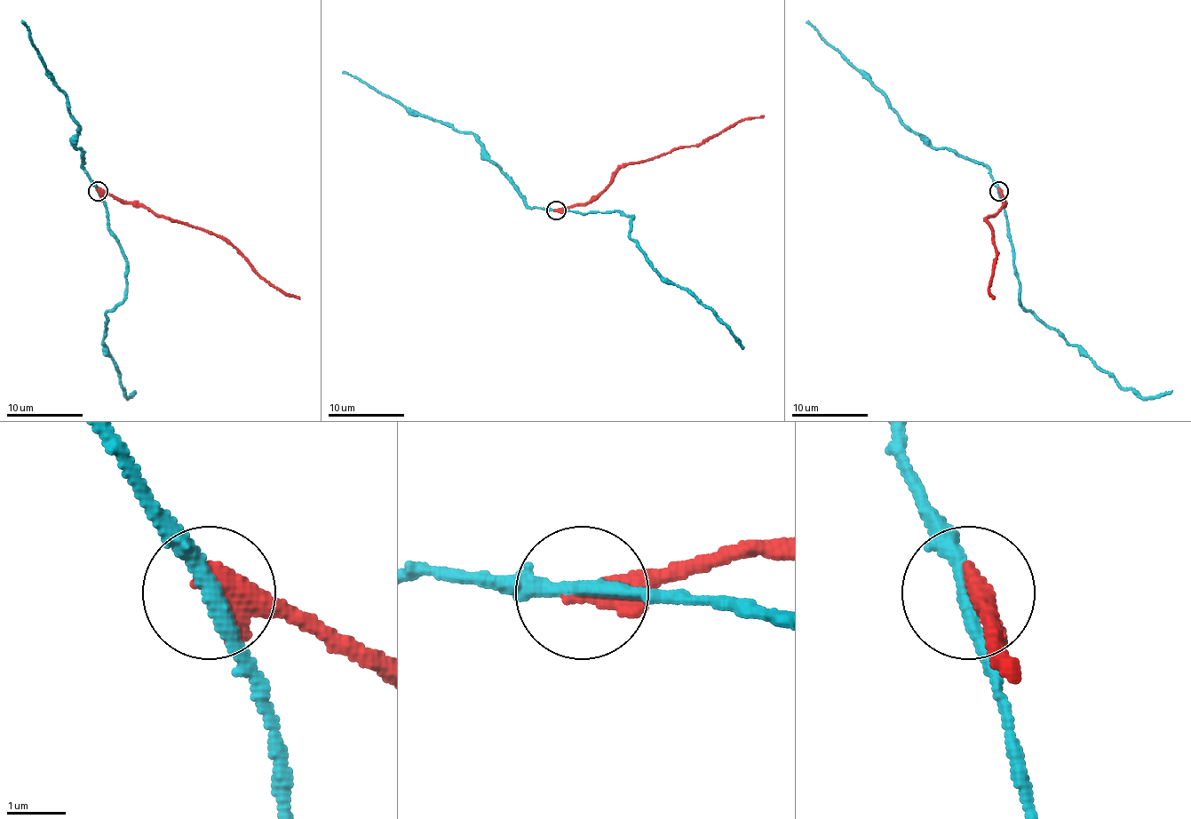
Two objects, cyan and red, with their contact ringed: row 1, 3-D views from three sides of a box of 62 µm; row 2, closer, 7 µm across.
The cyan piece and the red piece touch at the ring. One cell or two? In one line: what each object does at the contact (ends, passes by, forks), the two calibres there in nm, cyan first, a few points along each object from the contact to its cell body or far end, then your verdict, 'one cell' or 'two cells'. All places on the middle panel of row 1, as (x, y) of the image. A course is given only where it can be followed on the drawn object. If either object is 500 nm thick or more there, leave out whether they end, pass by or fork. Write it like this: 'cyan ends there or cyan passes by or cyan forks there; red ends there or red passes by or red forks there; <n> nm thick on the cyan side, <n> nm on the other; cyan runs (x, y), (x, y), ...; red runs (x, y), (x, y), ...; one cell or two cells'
cyan passes by; red ends there; 260 nm thick on the cyan side, 480 nm on the other; cyan runs (555, 210), (616, 210), (634, 217), (630, 226), (631, 239), (653, 268), (713, 312), (743, 348); red runs (555, 210), (589, 202), (623, 166), (697, 146), (737, 123), (763, 115); two cells

